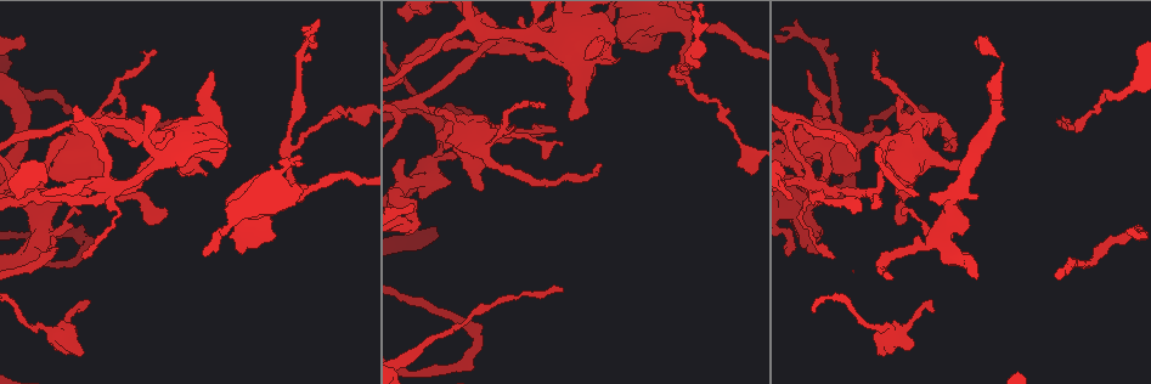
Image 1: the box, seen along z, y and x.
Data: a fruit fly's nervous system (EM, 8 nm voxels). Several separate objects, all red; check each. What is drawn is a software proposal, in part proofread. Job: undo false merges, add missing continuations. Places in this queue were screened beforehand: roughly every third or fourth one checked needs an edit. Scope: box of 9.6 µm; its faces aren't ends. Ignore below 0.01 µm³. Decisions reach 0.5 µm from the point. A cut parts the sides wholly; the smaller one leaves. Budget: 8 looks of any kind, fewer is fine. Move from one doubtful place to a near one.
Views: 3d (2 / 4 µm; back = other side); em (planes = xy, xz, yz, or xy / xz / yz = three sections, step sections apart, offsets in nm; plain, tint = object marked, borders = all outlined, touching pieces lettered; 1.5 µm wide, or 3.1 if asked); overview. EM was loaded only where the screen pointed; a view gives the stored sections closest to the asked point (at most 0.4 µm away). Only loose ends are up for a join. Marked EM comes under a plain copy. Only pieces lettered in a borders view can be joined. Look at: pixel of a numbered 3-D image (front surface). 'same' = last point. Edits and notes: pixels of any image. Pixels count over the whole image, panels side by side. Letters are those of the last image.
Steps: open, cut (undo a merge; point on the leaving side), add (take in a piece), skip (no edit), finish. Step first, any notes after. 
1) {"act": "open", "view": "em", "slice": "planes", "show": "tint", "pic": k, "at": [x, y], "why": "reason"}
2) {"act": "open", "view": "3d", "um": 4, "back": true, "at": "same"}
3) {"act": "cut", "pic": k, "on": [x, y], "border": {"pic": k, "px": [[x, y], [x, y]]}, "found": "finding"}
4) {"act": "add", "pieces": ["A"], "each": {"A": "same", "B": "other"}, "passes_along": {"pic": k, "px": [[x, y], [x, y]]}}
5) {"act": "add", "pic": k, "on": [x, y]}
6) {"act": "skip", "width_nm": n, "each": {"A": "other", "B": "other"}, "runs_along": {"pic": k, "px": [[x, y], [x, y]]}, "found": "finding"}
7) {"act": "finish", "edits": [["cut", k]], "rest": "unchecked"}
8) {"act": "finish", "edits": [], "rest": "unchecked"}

{"act": "open", "view": "3d", "um": 2, "pic": 1, "at": [481, 190], "why": "free end"}

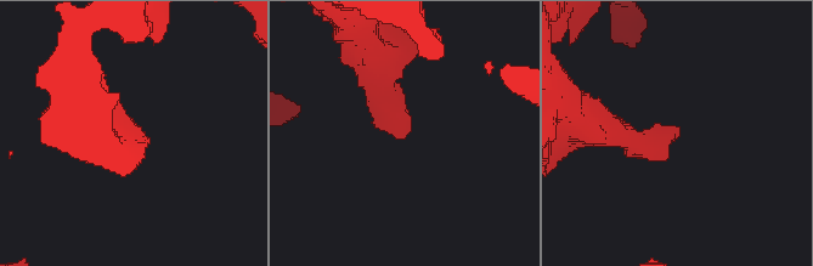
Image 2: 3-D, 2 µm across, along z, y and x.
{"act": "open", "view": "em", "slice": "planes", "show": "borders", "pic": 2, "at": [677, 132], "why": "now the EM"}

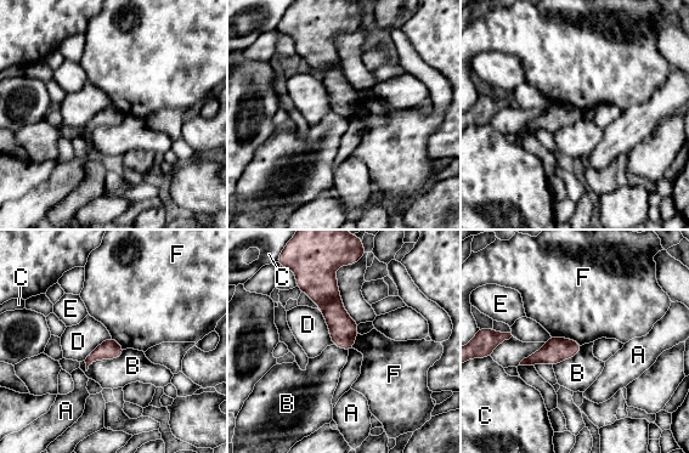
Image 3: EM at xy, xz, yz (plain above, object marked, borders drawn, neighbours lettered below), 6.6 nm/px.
{"act": "skip", "longest_contact_nm": ["B", 300], "each": {"A": "other", "B": "other", "C": "other", "D": "other", "E": "other", "F": "other"}, "found": "no lettered piece goes on from it"}

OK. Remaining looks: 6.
{"act": "open", "view": "em", "slice": "xz", "step": 4, "show": "borders", "pic": 1, "at": [20, 45]}

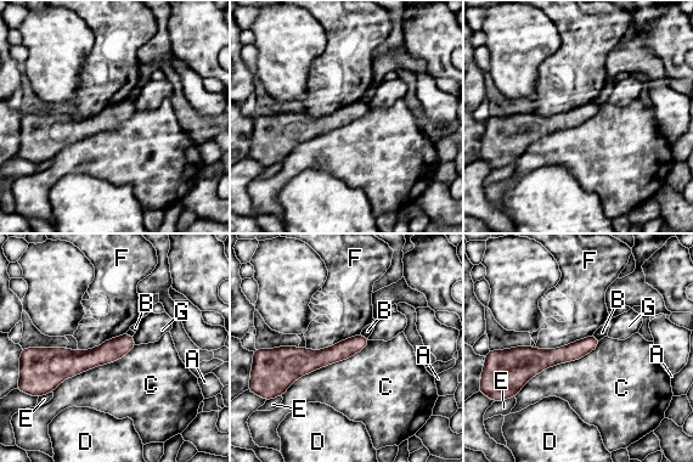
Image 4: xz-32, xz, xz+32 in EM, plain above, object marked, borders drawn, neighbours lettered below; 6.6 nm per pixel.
{"act": "skip", "each": {"A": "other", "B": "other", "C": "other", "D": "other", "E": "other", "F": "other", "G": "other"}, "border": {"pic": 4, "px": [[601, 339], [514, 396]]}, "found": "none of them fits"}

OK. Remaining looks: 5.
{"act": "open", "view": "3d", "um": 2, "back": true, "pic": 1, "at": [1058, 119], "why": "end of a long branch"}

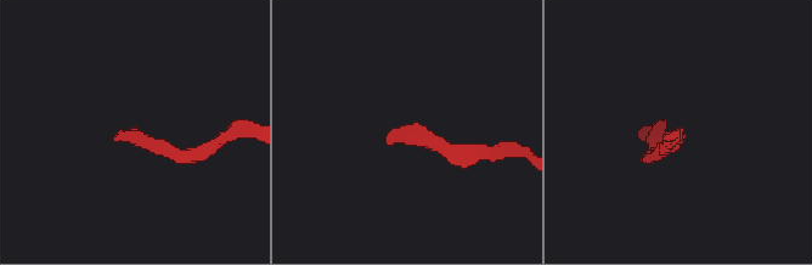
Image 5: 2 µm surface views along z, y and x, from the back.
{"act": "open", "view": "em", "slice": "xz", "step": 8, "show": "borders", "pic": 5, "at": [387, 139]}

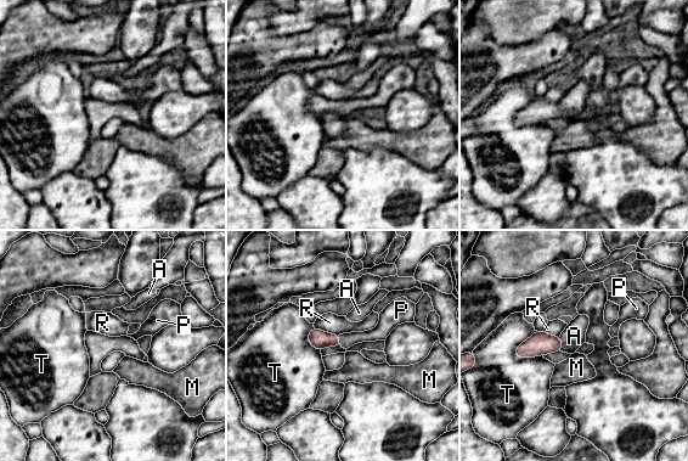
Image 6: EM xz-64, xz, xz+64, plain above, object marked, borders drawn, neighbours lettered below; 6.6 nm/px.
{"act": "add", "pic": 6, "on": [377, 333], "each": {"A": "other", "M": "other", "P": "same", "R": "other", "T": "other"}, "passes_along": {"pic": 6, "px": [[317, 338], [340, 341], [377, 333]]}, "found": "it goes on there"}

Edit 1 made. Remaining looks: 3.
{"act": "open", "view": "overview"}

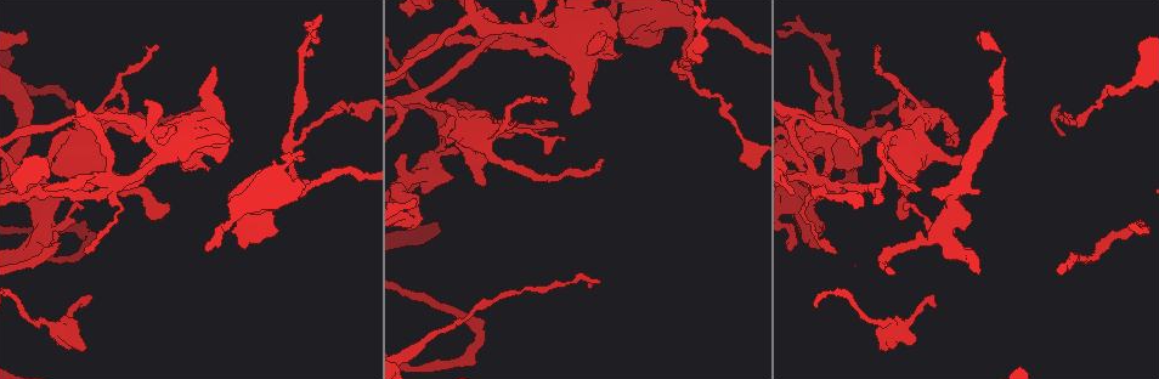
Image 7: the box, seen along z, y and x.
{"act": "open", "view": "3d", "um": 4, "back": true, "pic": 7, "at": [935, 195], "why": "an open end"}

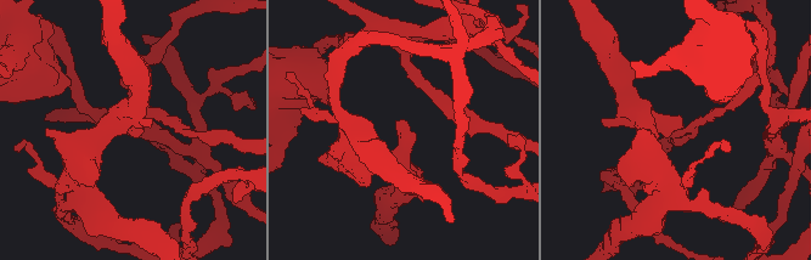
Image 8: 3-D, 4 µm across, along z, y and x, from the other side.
{"act": "open", "view": "em", "slice": "planes", "show": "borders", "pic": 8, "at": [397, 120]}

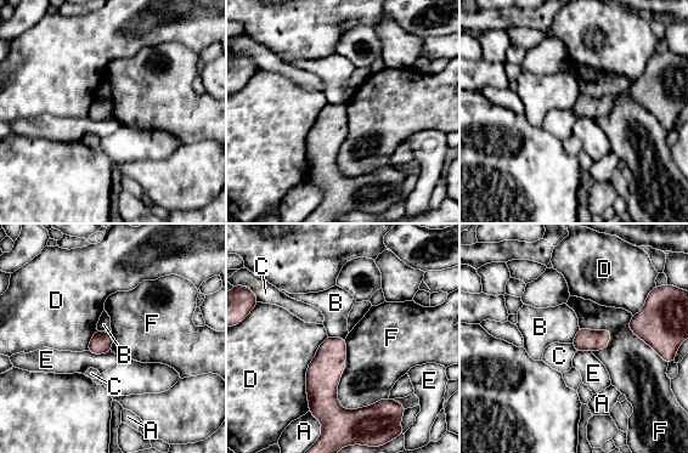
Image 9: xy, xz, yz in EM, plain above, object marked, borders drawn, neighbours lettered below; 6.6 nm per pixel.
{"act": "skip", "longest_contact_nm": ["D", 500], "each": {"A": "other", "B": "other", "C": "other", "D": "other", "E": "other", "F": "other"}, "found": "no lettered piece goes on from it"}

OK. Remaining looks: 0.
{"act": "finish", "edits": [["add", 6]], "rest": "unchecked"}

